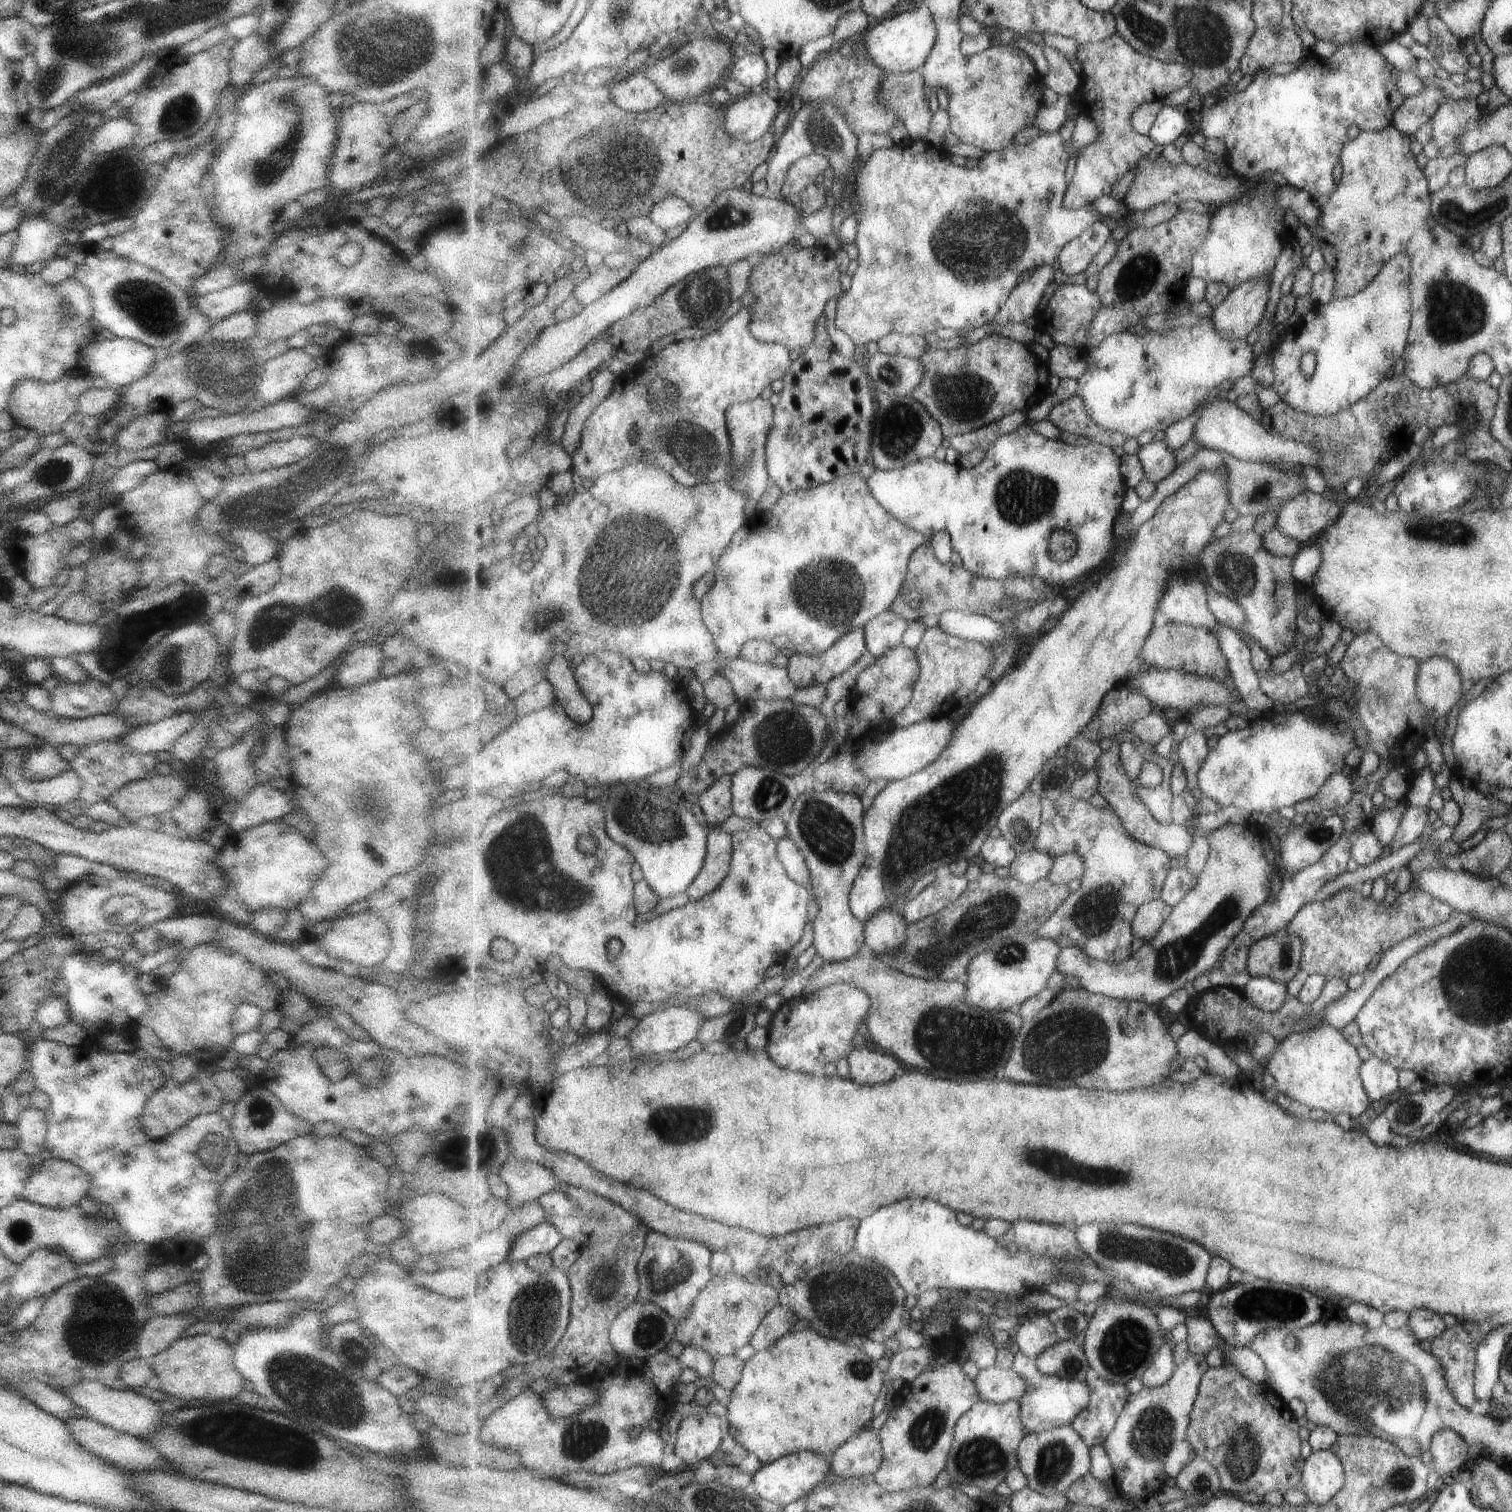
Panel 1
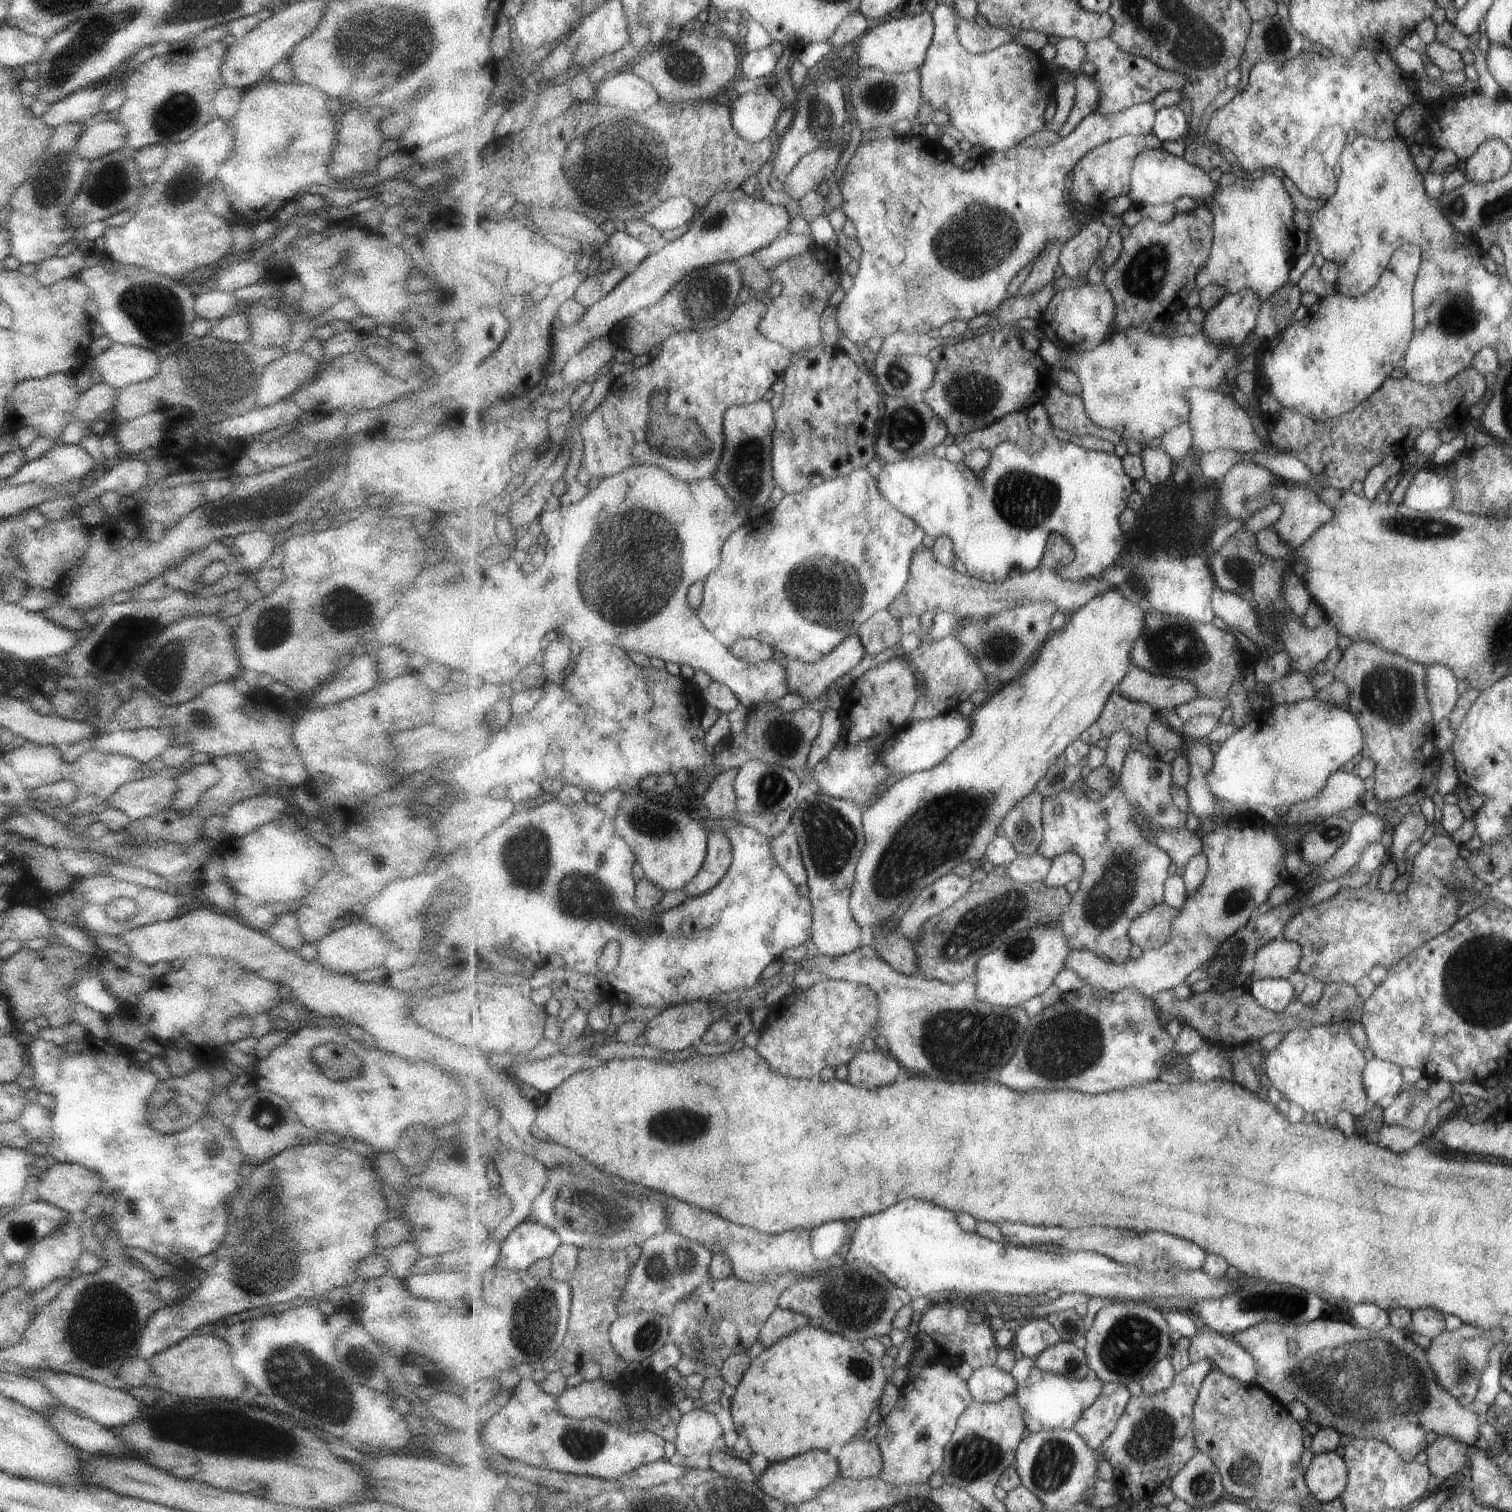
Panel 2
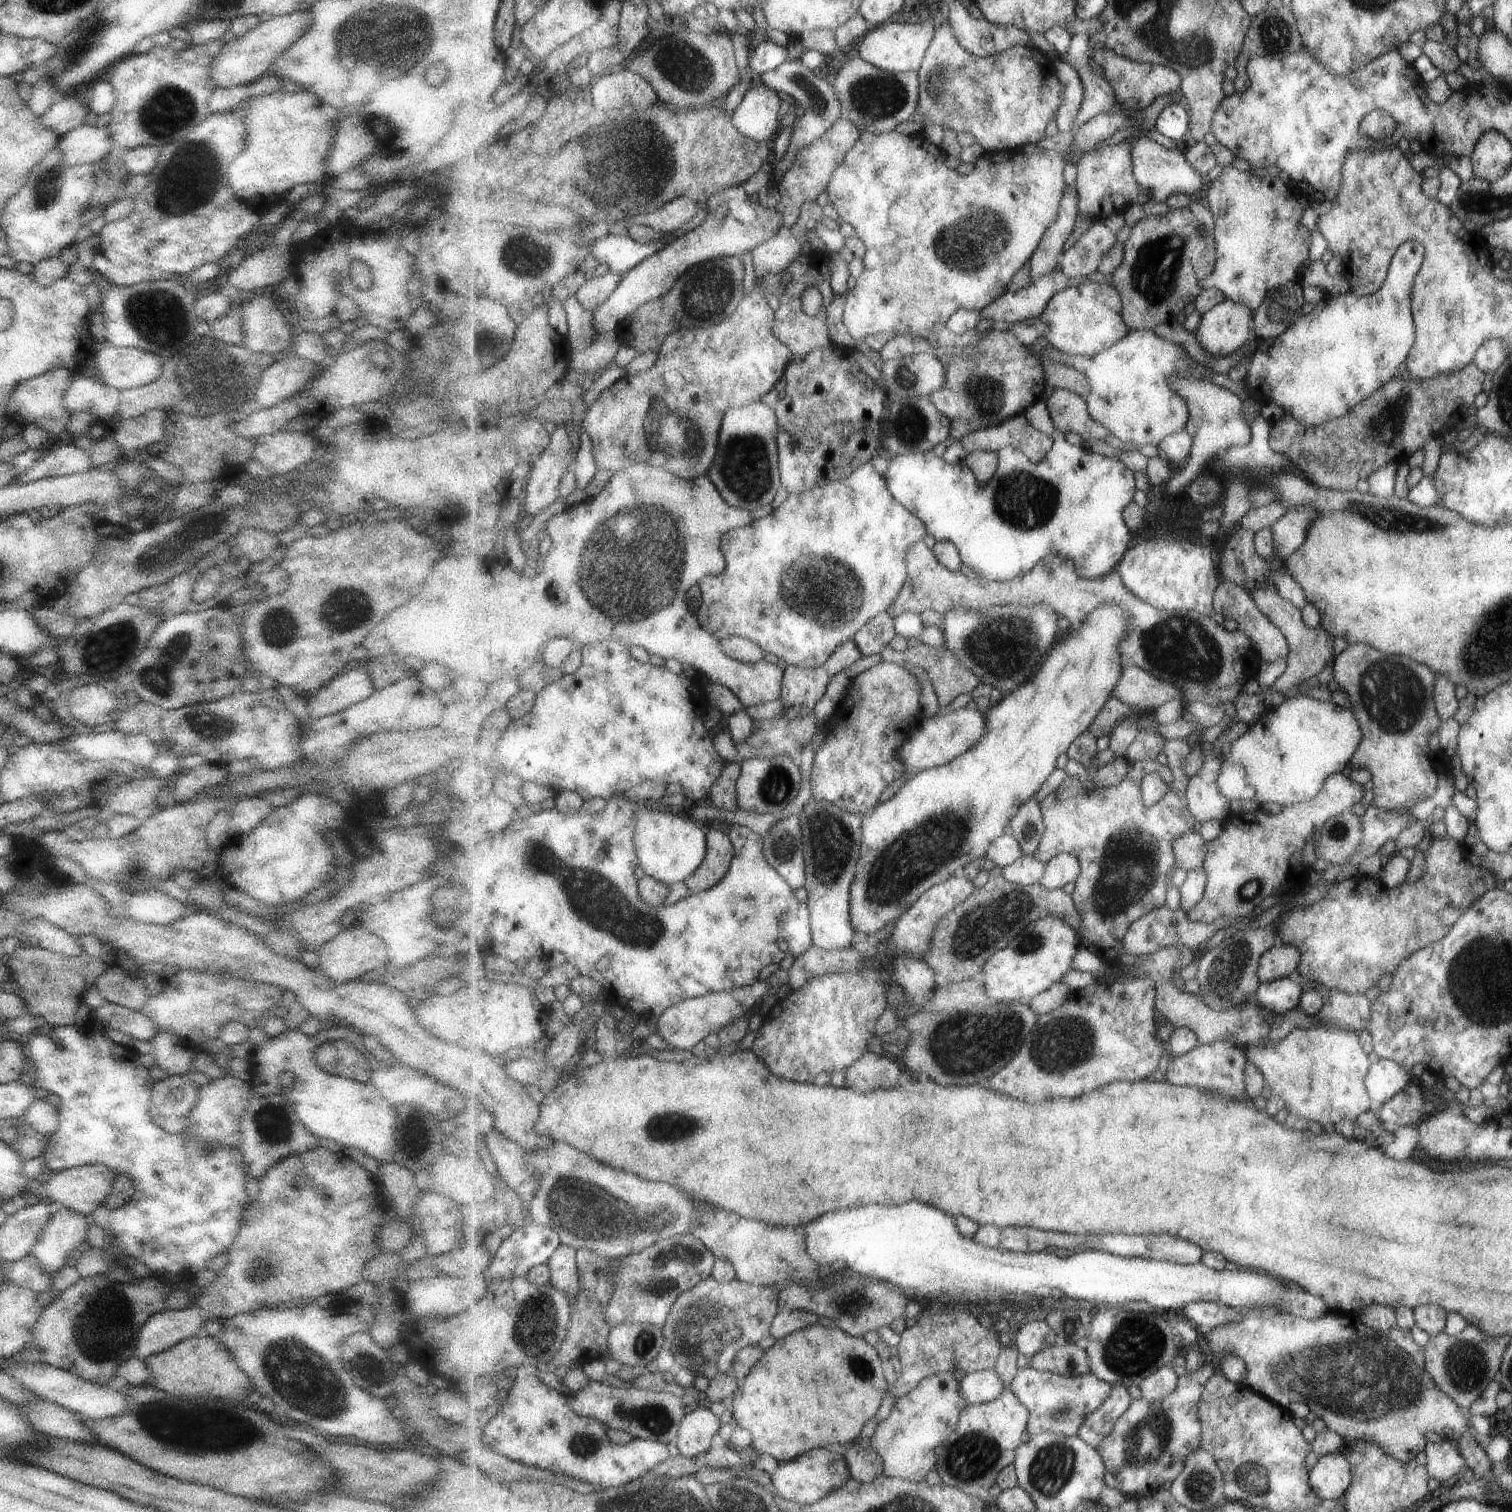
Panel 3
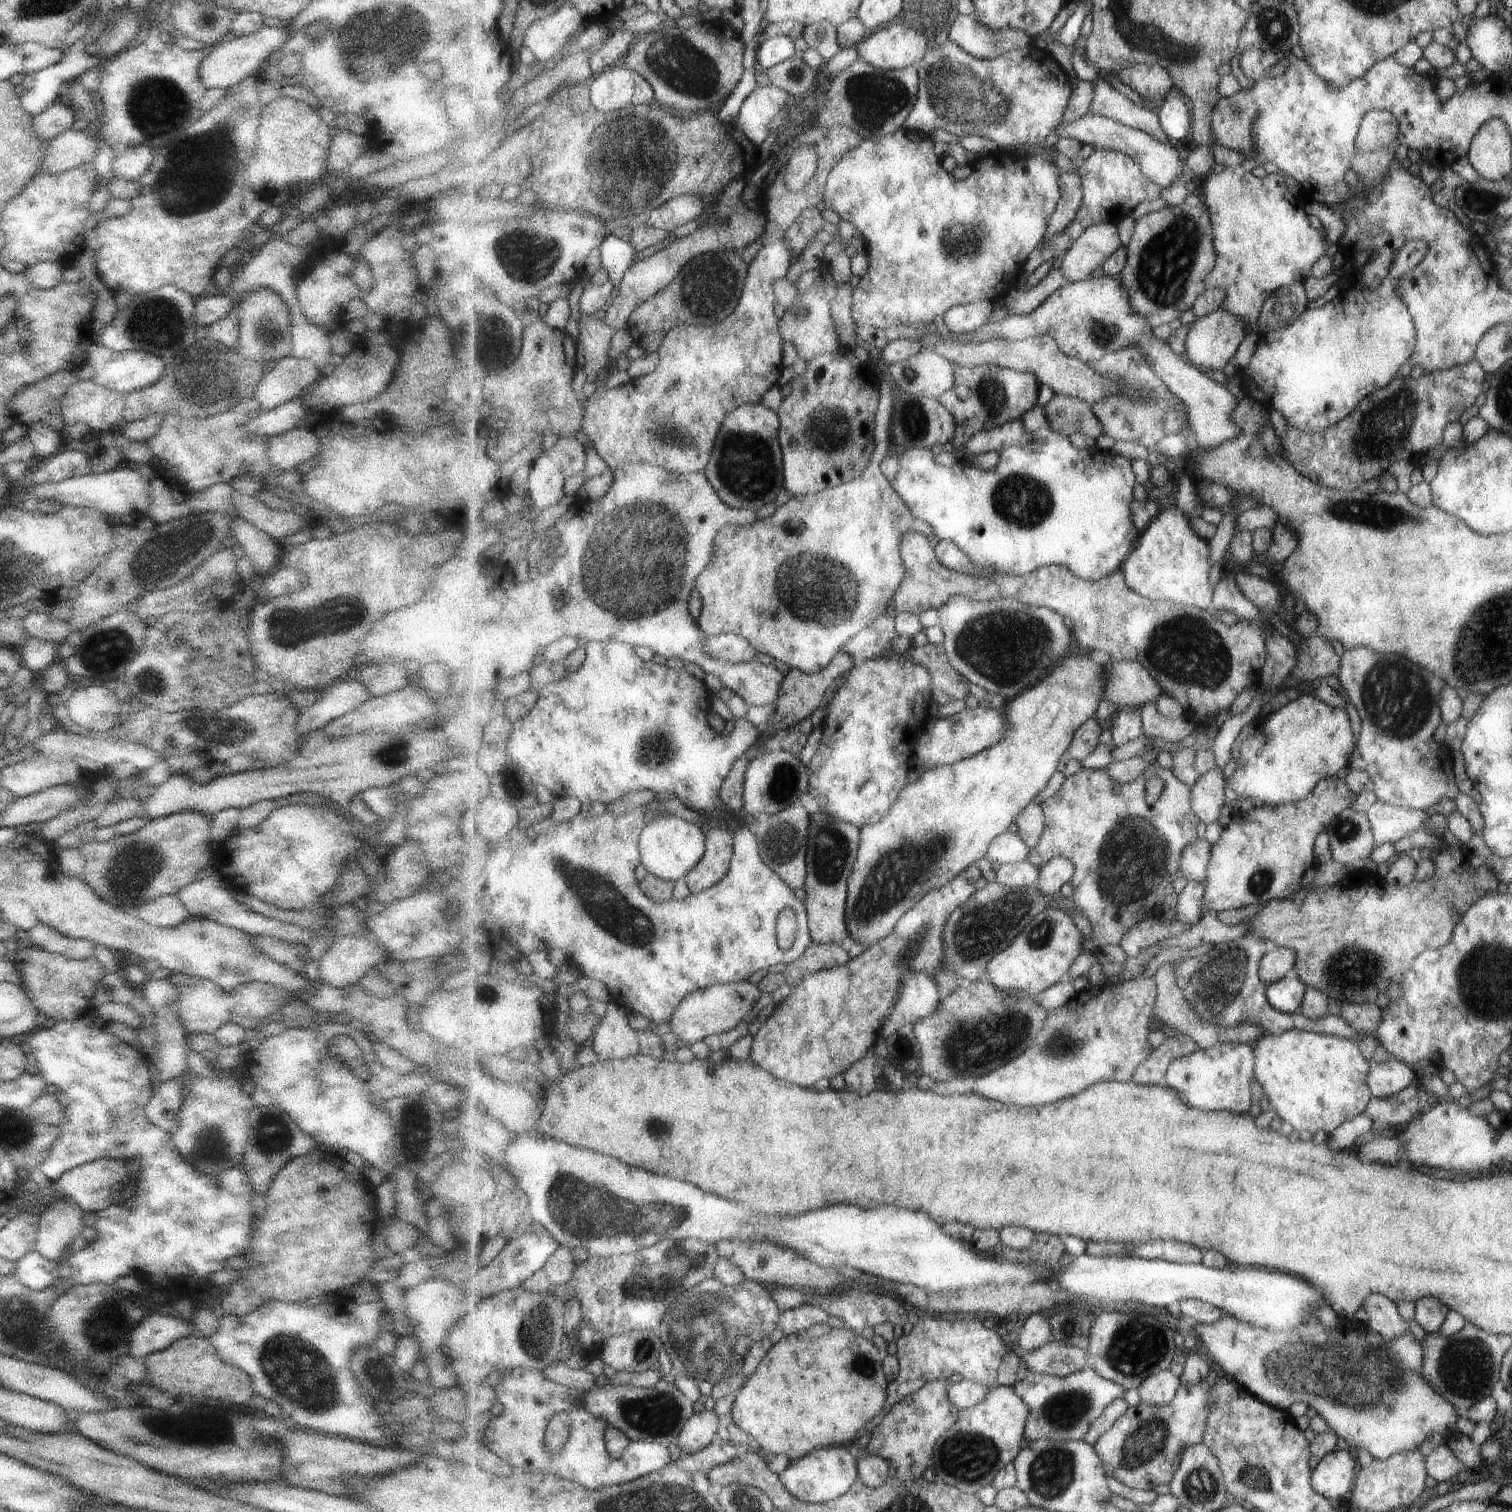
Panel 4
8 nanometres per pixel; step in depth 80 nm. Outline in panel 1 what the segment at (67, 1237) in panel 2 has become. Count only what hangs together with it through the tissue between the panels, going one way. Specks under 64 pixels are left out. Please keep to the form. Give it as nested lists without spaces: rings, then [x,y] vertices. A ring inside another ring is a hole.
[[[37,1248],[18,1265],[17,1271],[9,1282],[7,1298],[19,1300],[22,1304],[32,1298],[41,1298],[41,1295],[54,1292],[57,1288],[61,1288],[75,1278],[77,1278],[76,1264],[71,1262],[71,1258],[65,1252],[51,1250],[51,1248]]]

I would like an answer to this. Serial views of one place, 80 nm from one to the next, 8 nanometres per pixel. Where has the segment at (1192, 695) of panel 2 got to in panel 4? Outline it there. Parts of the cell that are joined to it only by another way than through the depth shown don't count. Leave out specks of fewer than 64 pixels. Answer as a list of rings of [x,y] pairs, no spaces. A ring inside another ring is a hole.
[[[1110,660],[1109,686],[1105,688],[1105,699],[1122,708],[1138,709],[1143,704],[1156,704],[1157,697],[1165,693],[1157,678],[1149,673],[1141,662]]]

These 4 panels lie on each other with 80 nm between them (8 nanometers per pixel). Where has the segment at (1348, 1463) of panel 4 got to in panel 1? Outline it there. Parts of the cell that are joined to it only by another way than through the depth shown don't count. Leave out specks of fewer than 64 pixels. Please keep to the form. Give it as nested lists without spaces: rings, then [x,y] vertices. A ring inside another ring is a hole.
[[[1329,1449],[1312,1451],[1300,1465],[1299,1488],[1309,1503],[1329,1503],[1345,1487],[1344,1464]]]

